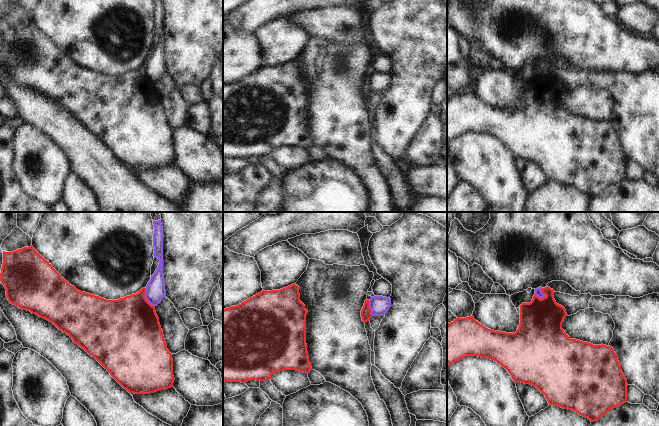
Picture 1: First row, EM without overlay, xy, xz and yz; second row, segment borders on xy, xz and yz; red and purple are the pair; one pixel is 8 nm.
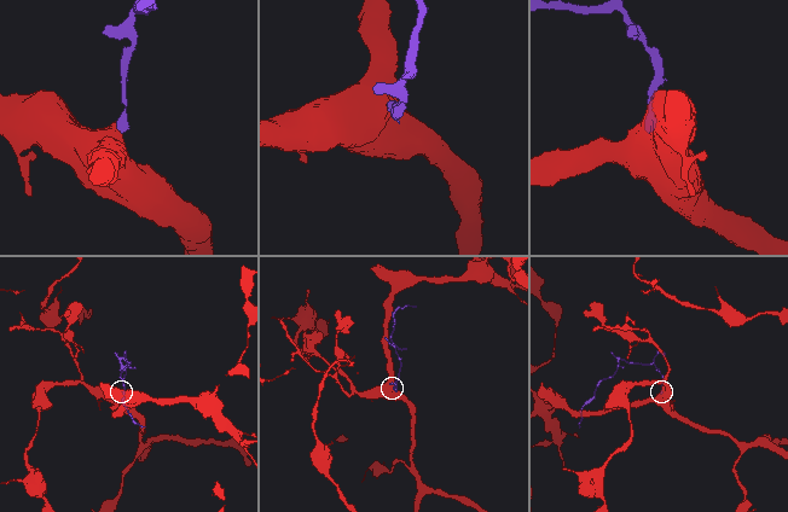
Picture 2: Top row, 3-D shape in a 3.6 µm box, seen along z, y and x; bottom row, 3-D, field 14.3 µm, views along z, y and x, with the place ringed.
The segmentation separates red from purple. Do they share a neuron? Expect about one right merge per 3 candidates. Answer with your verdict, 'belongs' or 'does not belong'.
does not belong

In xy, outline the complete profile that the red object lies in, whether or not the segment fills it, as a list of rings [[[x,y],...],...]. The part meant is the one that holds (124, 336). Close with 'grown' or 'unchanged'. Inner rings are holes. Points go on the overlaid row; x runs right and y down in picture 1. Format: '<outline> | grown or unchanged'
[[[32,245],[13,252],[3,251],[0,281],[6,289],[6,297],[11,304],[48,320],[68,334],[74,343],[95,358],[129,393],[150,394],[173,387],[175,379],[172,354],[167,349],[155,306],[145,298],[146,288],[118,300],[106,300],[81,292],[62,278]]] | unchanged

